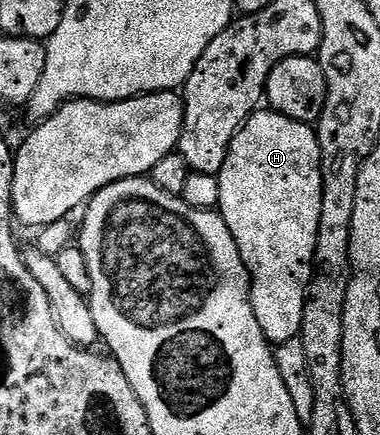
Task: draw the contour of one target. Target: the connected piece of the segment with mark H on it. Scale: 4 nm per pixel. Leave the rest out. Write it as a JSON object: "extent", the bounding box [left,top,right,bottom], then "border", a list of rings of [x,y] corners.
{"extent":[217,107,322,346],"border":[[[269,107],[259,108],[245,123],[242,130],[234,136],[228,147],[228,159],[224,159],[224,167],[217,175],[220,183],[220,203],[217,212],[222,214],[224,223],[228,223],[228,231],[232,231],[232,239],[236,239],[236,247],[240,247],[240,255],[250,273],[250,302],[256,315],[256,323],[260,323],[260,331],[275,346],[284,344],[286,340],[297,338],[302,332],[304,319],[304,303],[308,283],[314,274],[314,252],[316,251],[316,235],[320,231],[320,199],[322,198],[322,160],[320,159],[320,143],[313,124],[297,121],[283,113],[276,113]]]}

